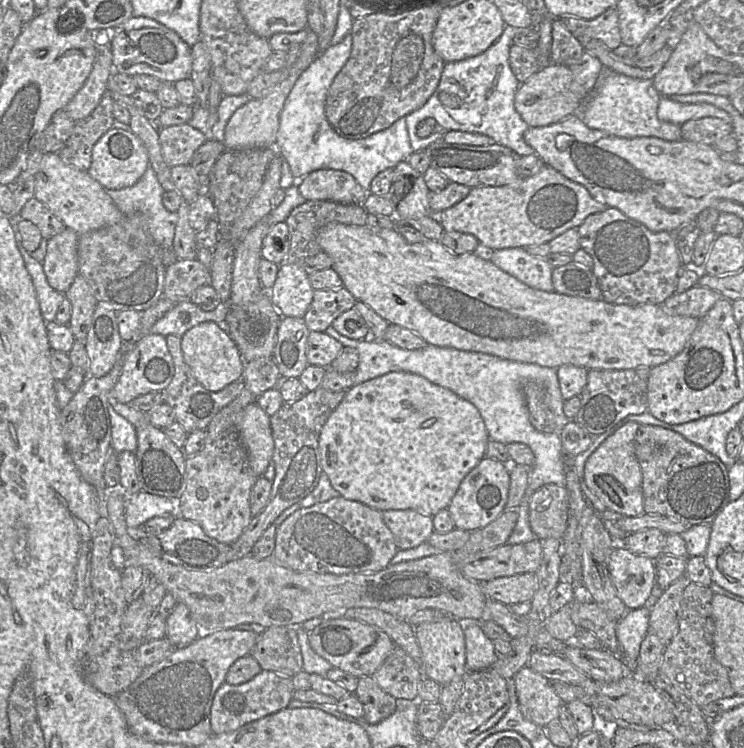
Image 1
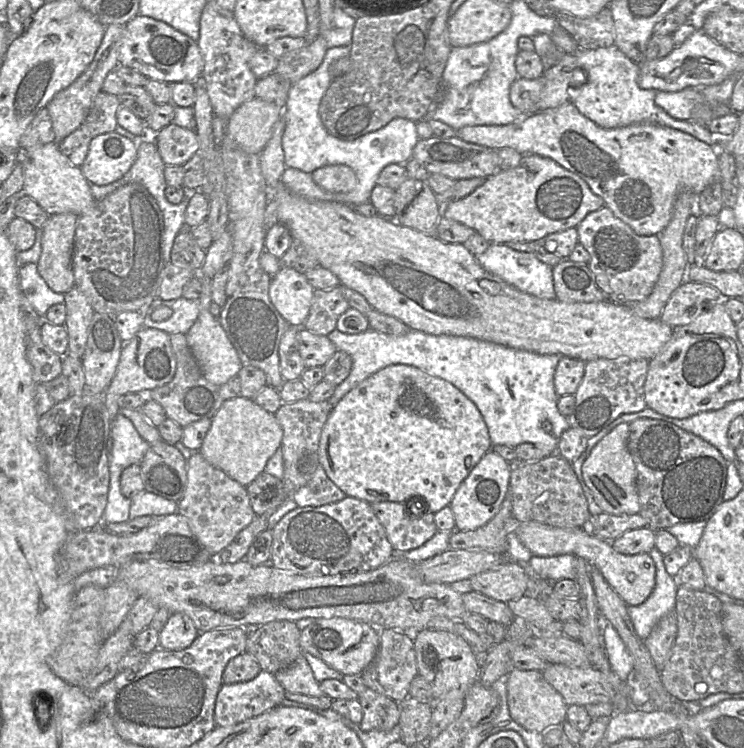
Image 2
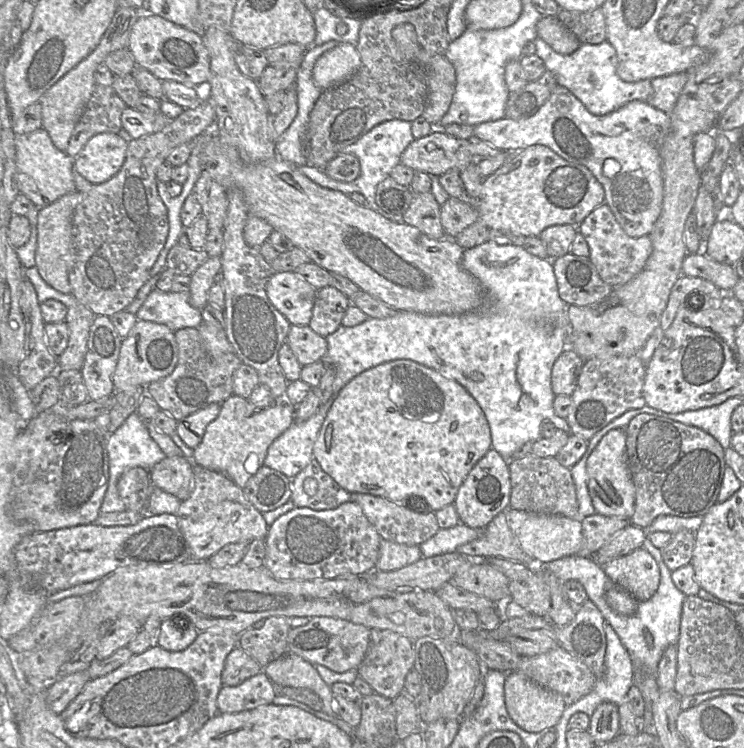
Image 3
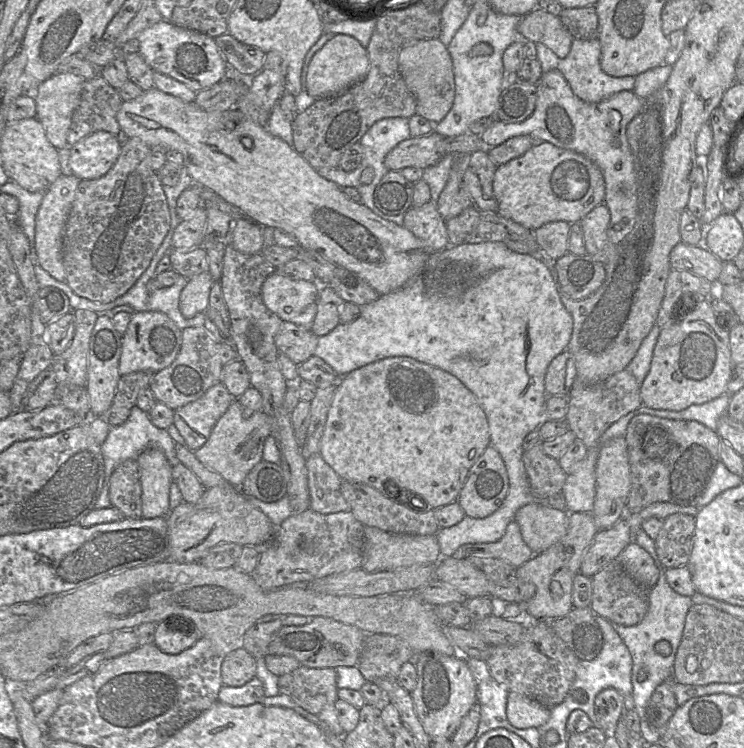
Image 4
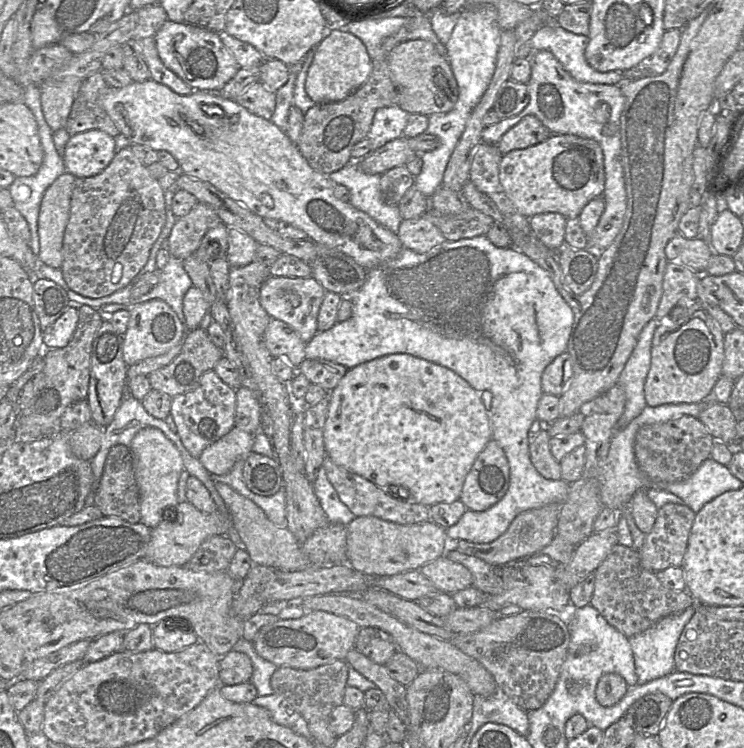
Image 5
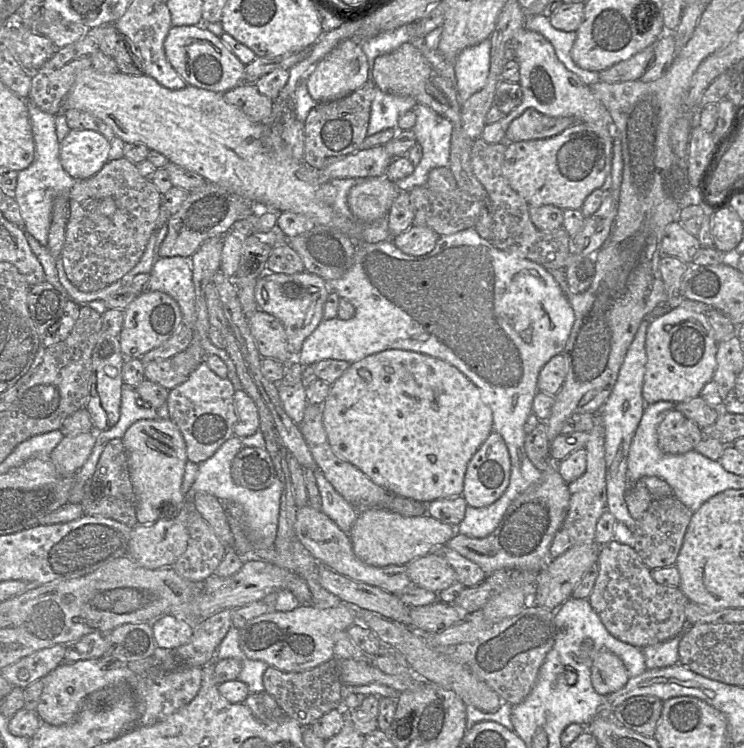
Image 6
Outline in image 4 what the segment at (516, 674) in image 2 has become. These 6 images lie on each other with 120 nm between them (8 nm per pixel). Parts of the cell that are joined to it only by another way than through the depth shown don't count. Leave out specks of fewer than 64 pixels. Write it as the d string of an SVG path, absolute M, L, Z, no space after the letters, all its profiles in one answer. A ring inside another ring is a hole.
M509 691L507 720L518 729L539 728L550 718L550 709L514 691Z

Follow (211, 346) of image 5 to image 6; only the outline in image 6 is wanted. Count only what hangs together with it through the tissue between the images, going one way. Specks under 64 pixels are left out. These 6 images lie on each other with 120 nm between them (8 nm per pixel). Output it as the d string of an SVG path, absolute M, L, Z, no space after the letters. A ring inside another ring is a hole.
M184 350L171 358L157 359L145 364L144 377L171 390L186 382L198 365L192 354Z

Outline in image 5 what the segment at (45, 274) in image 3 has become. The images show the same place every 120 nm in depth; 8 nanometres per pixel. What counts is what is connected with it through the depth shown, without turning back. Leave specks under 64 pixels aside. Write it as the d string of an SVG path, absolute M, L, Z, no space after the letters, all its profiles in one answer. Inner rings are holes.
M65 171L45 191L39 210L39 264L61 268L63 240L70 216L71 196L76 178Z

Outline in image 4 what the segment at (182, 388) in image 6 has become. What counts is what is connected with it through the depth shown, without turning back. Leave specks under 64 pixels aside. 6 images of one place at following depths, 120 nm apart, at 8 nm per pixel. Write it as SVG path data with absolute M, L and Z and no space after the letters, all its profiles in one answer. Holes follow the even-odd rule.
M219 382L196 401L174 411L173 424L183 437L187 449L195 451L204 445L216 422L235 399Z

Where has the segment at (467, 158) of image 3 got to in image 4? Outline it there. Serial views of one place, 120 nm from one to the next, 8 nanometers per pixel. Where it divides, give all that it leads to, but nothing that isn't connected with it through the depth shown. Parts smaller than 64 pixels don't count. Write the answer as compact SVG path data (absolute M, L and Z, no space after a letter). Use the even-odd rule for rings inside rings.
M436 132L420 137L410 137L400 142L385 157L388 170L400 171L407 167L425 169L442 157L441 140L446 137Z

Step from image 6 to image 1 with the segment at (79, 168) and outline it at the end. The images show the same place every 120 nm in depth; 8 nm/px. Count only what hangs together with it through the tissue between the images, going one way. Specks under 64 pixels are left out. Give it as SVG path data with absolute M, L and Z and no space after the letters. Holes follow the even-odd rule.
M112 128L93 146L88 174L107 189L134 185L149 167L149 156L141 140L130 130Z

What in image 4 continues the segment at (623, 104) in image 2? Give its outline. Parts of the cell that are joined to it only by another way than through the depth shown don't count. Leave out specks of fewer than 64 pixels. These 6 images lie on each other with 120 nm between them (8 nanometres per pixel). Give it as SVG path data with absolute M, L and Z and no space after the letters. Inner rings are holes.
M574 38L569 54L565 58L559 58L551 49L537 42L536 58L541 64L543 73L551 70L559 70L569 83L573 93L581 100L588 103L598 103L613 94L629 90L633 91L635 77L612 77L606 74L600 66L601 44L598 39L584 40Z

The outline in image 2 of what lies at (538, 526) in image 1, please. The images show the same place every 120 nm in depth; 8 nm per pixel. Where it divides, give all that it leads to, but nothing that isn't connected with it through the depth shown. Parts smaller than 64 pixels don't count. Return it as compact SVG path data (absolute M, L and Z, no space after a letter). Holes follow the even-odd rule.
M557 453L538 461L514 459L509 462L508 485L512 515L519 522L537 522L558 528L589 528L592 516L580 483L568 462Z

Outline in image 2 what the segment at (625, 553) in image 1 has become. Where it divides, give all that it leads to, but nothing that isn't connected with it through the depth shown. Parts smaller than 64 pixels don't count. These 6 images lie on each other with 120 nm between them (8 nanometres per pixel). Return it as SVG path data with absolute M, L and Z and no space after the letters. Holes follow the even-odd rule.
M520 522L514 530L533 556L550 557L573 554L596 567L613 590L631 606L642 604L655 587L656 567L649 553L635 555L615 551L611 542L598 538L589 528L558 528L537 522Z

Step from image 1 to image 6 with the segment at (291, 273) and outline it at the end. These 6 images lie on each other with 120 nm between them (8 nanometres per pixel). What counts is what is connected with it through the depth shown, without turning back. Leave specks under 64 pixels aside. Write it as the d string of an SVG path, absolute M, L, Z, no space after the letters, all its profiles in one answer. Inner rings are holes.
M307 271L291 275L265 272L257 280L255 301L258 309L273 315L283 324L289 350L294 357L297 357L305 339L323 320L324 304L329 293L327 282Z

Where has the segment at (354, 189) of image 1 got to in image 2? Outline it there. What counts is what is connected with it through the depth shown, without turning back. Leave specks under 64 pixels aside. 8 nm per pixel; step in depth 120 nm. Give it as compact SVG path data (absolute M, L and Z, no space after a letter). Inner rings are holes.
M344 164L320 167L313 171L311 176L319 187L332 193L348 193L357 184L355 172Z

